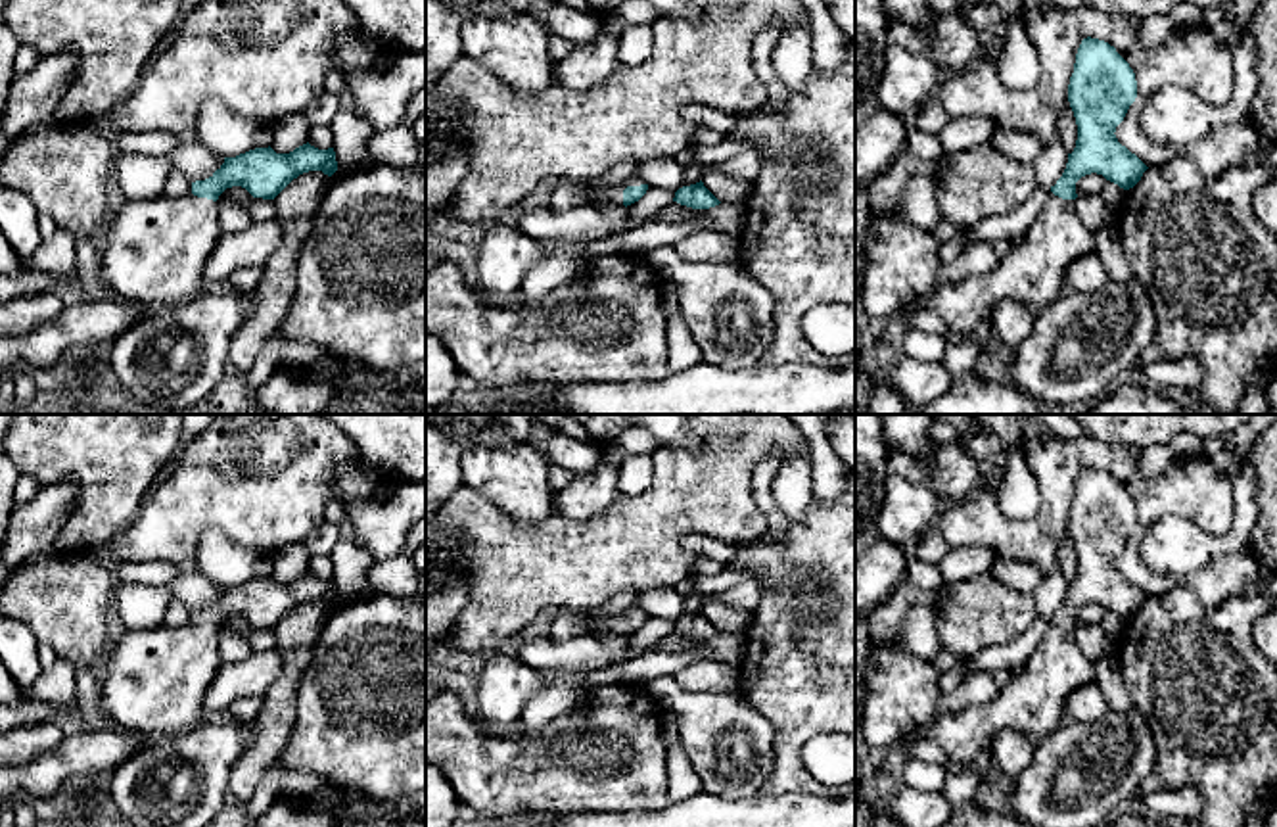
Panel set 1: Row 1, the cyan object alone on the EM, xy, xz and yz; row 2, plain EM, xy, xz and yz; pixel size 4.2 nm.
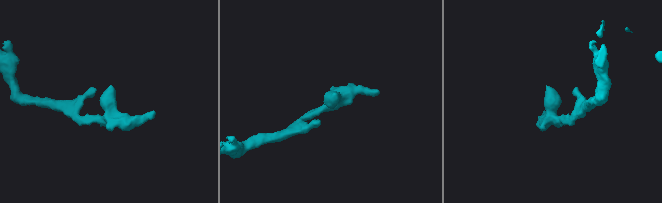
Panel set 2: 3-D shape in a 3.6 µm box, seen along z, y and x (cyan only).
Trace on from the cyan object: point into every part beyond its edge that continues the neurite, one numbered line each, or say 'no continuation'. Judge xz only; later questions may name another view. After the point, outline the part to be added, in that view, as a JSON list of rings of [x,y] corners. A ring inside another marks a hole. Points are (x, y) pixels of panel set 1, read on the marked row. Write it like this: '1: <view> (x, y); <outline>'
1: xz (614, 194); [[[631,175],[625,180],[610,186],[604,194],[598,188],[598,180],[589,180],[585,182],[587,188],[587,201],[589,205],[592,205],[600,196],[604,196],[606,200],[610,200],[614,205],[623,205],[623,190],[627,186],[640,186],[646,184],[638,175]]]

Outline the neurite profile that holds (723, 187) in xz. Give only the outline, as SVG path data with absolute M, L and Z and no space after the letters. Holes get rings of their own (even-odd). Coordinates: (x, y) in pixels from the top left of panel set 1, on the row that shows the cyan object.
M721 171L706 173L702 182L719 201L744 203L752 192L752 180L742 180Z

